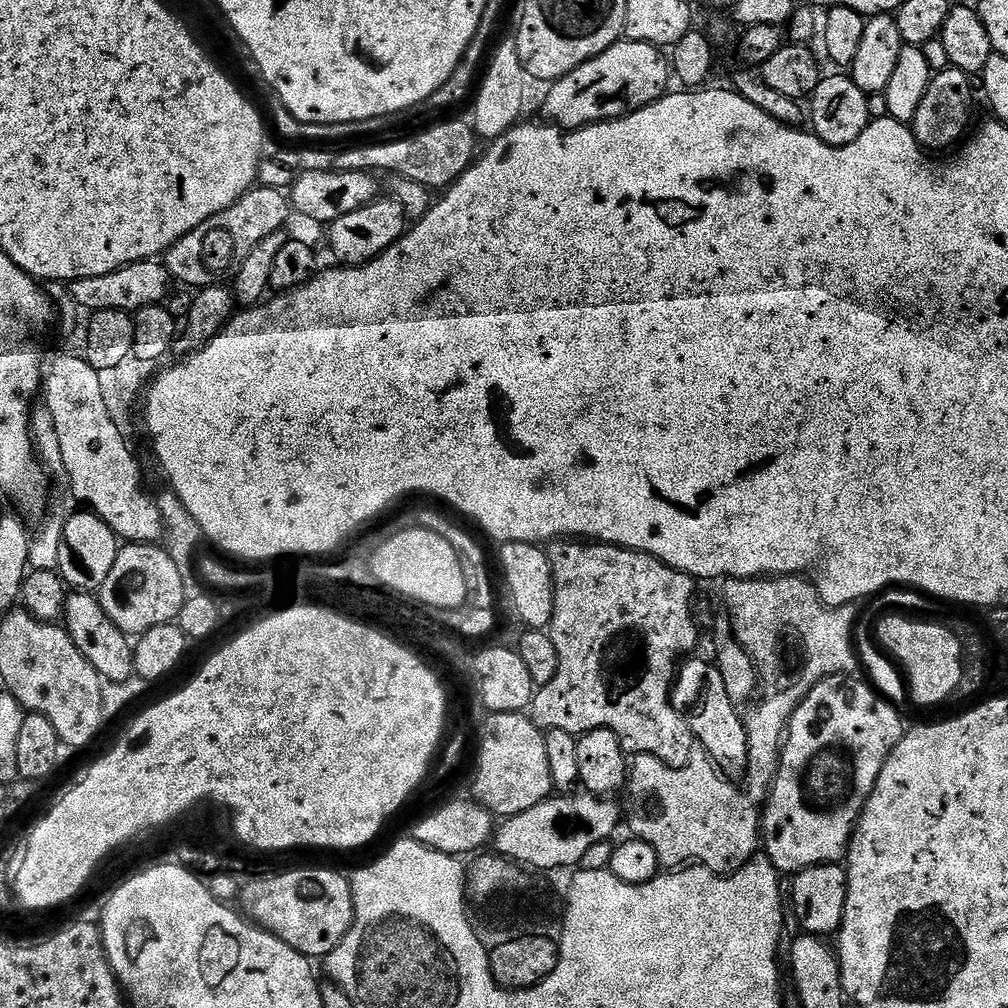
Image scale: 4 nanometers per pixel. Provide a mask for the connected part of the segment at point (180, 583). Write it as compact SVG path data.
M125 543L120 553L114 558L114 566L106 577L106 582L98 589L98 599L102 610L118 626L118 630L125 632L129 638L139 638L154 626L171 624L177 619L186 599L184 592L185 573L178 570L171 554L155 543Z

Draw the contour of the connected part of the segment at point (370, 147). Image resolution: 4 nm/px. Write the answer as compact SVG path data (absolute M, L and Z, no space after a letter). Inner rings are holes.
M467 119L464 120L444 120L441 124L418 133L417 136L408 136L405 140L392 140L389 144L369 142L337 151L335 171L371 173L372 167L376 167L377 173L393 171L429 190L447 190L463 176L478 156L476 131Z

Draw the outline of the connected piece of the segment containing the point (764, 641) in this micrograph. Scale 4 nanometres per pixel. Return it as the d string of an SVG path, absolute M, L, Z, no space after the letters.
M773 576L771 578L753 578L751 580L738 580L728 578L724 584L723 611L727 613L732 624L736 640L749 652L761 669L776 668L780 664L780 643L787 632L793 632L800 639L800 648L804 651L804 665L800 668L800 677L789 688L780 688L772 692L752 713L747 713L748 726L748 762L750 765L751 779L769 779L770 774L780 769L780 750L788 730L788 723L794 710L802 703L804 696L811 688L818 686L831 676L847 676L855 673L858 668L858 648L852 644L852 627L856 624L856 604L844 604L841 608L828 608L820 600L816 588L811 580L802 576Z

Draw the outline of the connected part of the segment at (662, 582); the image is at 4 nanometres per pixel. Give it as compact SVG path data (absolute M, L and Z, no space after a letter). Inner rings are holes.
M556 542L547 549L548 561L552 567L554 578L554 614L550 625L550 635L554 646L558 646L558 674L550 678L550 682L543 685L537 691L532 700L530 715L532 721L544 732L550 730L566 730L566 734L581 737L590 730L605 728L620 738L624 745L625 753L650 754L662 762L666 762L671 768L687 768L693 763L692 748L694 749L694 737L690 726L683 716L676 711L672 704L672 686L676 683L678 665L696 648L700 640L700 632L696 629L696 620L692 617L692 599L696 596L697 581L677 568L671 568L658 558L654 558L648 552L633 552L630 548L622 548L615 544L601 544L599 542Z

